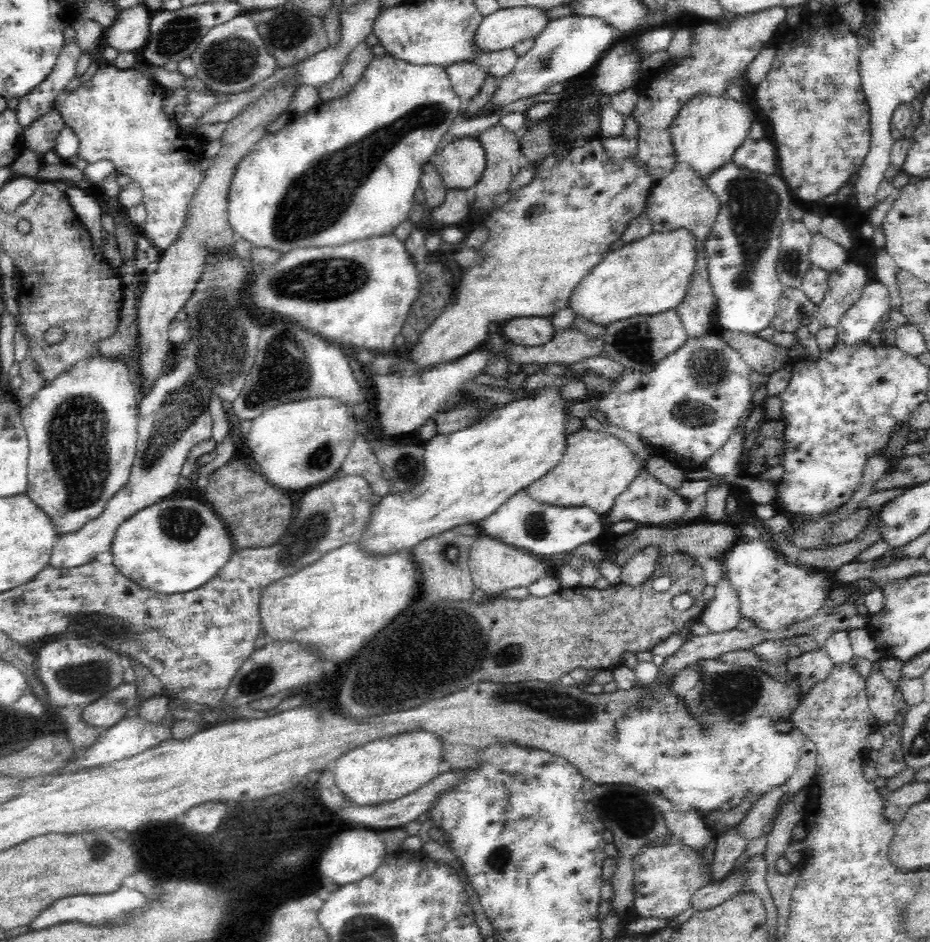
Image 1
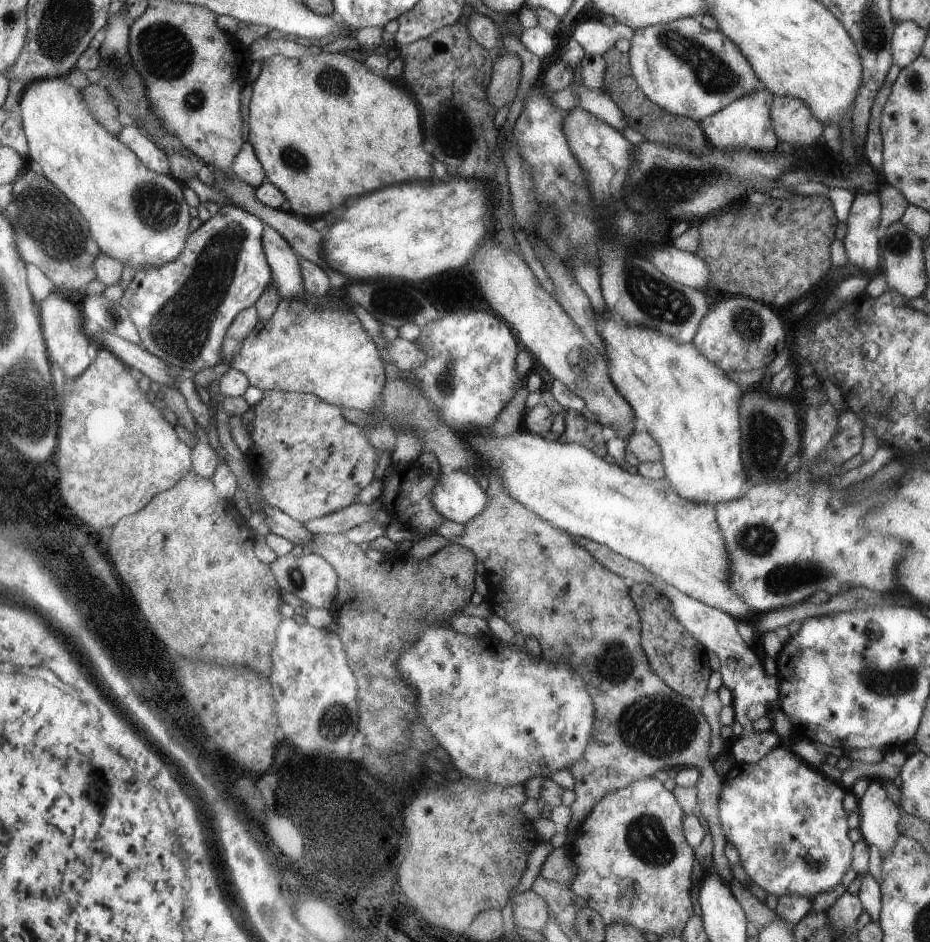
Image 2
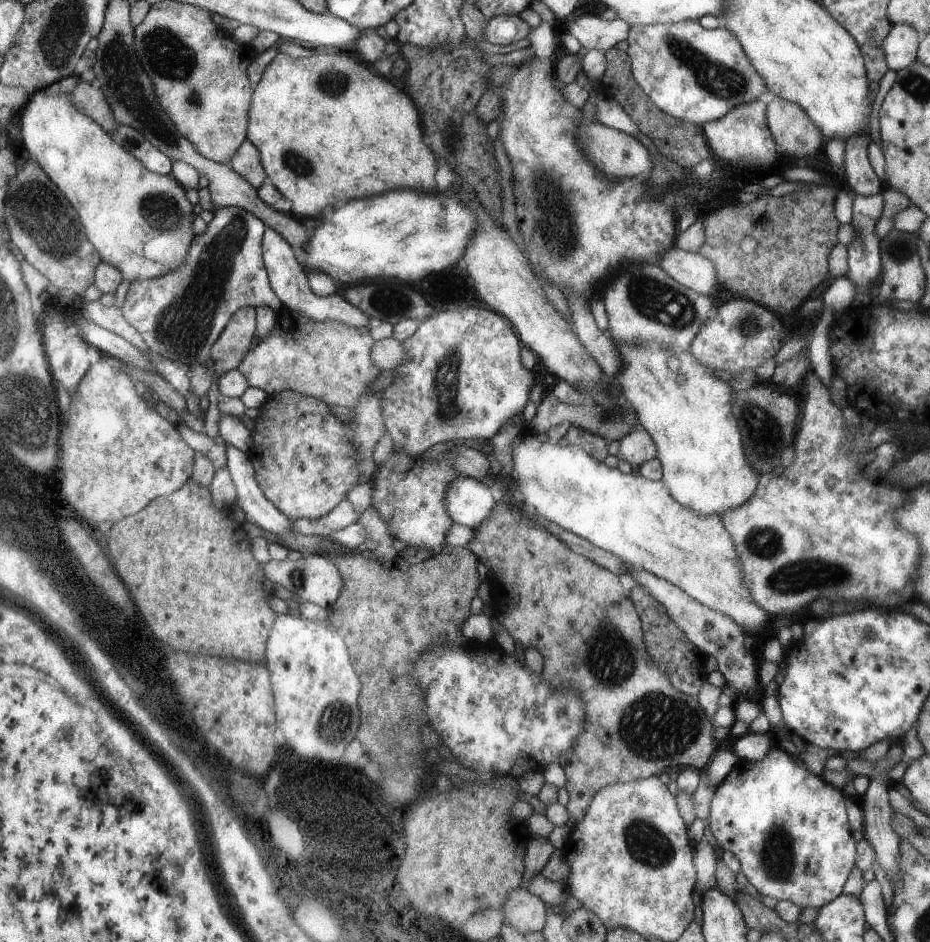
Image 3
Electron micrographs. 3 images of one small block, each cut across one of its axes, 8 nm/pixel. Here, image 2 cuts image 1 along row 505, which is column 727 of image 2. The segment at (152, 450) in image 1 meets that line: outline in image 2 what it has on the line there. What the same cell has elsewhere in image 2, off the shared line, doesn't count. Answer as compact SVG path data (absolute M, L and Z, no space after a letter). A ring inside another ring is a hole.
M765 87L754 90L752 94L738 98L738 101L730 102L724 110L704 118L700 122L706 138L710 144L718 150L776 150L780 144L777 132L774 130L773 119L770 118L770 102L774 100L774 94Z

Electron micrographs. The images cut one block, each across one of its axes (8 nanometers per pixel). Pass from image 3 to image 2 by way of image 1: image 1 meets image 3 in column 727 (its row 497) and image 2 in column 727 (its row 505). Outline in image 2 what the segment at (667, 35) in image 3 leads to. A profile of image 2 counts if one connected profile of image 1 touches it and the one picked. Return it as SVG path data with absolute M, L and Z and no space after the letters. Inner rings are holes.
M688 16L639 28L629 41L629 65L637 85L652 102L670 114L700 123L724 110L730 102L761 88L749 59L738 46L722 31L702 27L700 18Z

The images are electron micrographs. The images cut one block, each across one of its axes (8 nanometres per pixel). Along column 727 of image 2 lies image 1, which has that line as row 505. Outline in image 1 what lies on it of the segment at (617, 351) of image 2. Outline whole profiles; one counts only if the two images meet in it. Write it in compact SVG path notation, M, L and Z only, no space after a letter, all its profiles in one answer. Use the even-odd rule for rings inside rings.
M538 388L534 390L531 396L527 398L522 398L521 400L514 400L509 404L500 406L498 409L494 409L490 412L488 416L484 417L480 422L475 422L459 431L454 431L445 435L438 435L428 440L424 444L424 473L426 476L417 482L411 490L399 491L398 493L388 493L383 496L377 505L374 505L371 510L371 518L368 519L367 525L360 531L359 538L356 540L356 545L366 552L370 557L385 557L388 554L394 553L410 553L414 546L420 545L423 541L433 538L437 534L442 534L443 532L450 531L451 528L456 528L456 526L464 525L465 523L475 523L478 524L480 521L484 521L491 514L494 514L502 504L507 500L510 500L517 492L530 486L532 482L542 478L545 474L548 474L549 470L552 470L554 466L559 463L559 459L562 458L563 450L567 445L567 436L565 434L565 428L567 425L567 418L572 414L569 409L565 407L568 404L568 399L564 399L564 396L555 388Z

